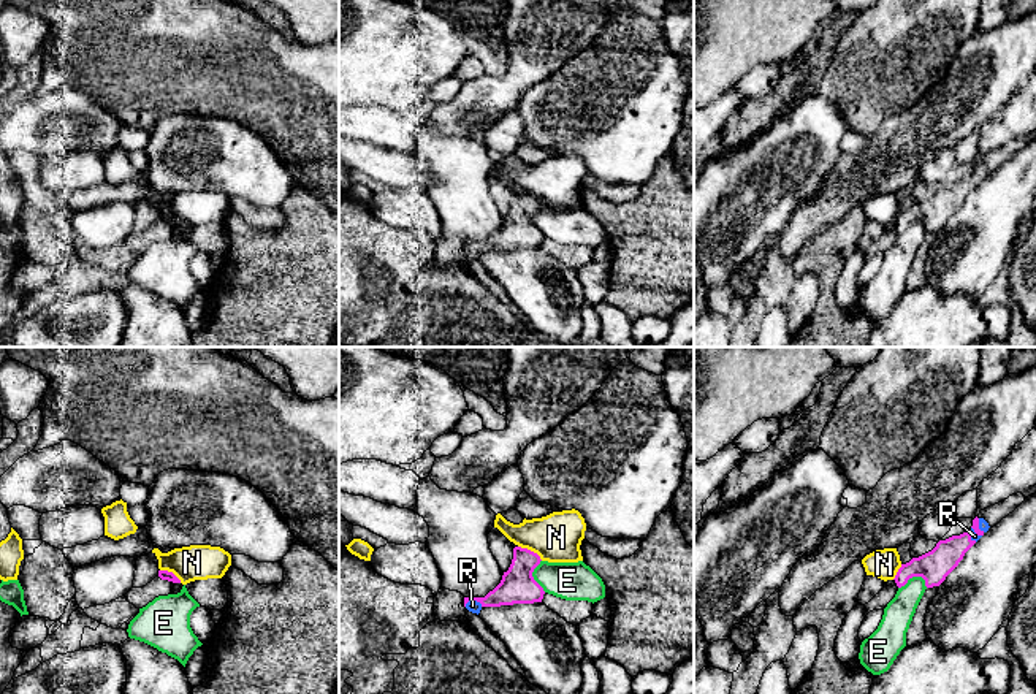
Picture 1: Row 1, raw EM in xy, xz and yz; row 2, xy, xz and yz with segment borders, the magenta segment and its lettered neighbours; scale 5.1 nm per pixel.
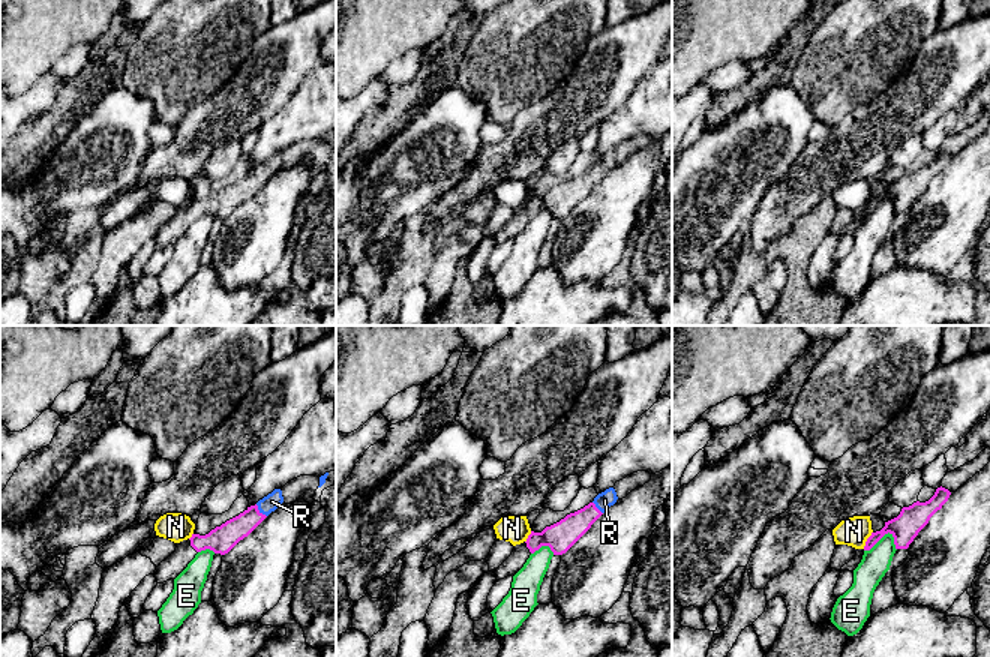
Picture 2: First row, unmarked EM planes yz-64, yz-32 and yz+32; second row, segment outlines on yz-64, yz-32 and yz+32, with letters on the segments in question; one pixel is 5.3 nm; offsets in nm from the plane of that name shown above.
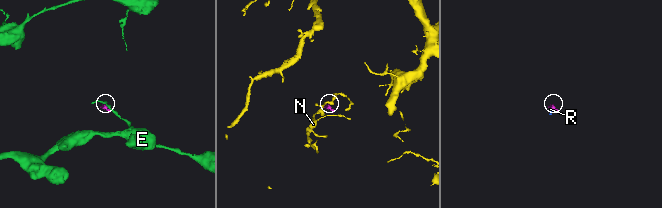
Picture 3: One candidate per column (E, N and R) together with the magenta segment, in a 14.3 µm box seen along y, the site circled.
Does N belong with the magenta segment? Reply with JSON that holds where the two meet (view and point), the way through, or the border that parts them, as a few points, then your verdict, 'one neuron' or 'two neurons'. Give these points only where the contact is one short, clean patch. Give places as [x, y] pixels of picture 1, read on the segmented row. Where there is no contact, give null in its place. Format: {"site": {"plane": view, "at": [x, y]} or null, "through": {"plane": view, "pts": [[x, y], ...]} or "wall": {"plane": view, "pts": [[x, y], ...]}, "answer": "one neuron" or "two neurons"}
{"site": {"plane": "xz", "at": [529, 550]}, "wall": {"plane": "xz", "pts": [[518, 545], [533, 550], [542, 560]]}, "answer": "two neurons"}

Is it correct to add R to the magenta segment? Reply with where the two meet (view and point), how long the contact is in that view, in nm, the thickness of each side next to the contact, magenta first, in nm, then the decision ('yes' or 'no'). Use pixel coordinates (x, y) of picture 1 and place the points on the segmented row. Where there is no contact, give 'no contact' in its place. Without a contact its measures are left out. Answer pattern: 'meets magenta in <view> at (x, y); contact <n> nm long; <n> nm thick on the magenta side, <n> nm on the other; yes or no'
meets magenta in xz at (472, 599); contact 100 nm long; 180 nm thick on the magenta side, 60 nm on the other; yes

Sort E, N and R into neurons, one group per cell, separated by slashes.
E / N / R

